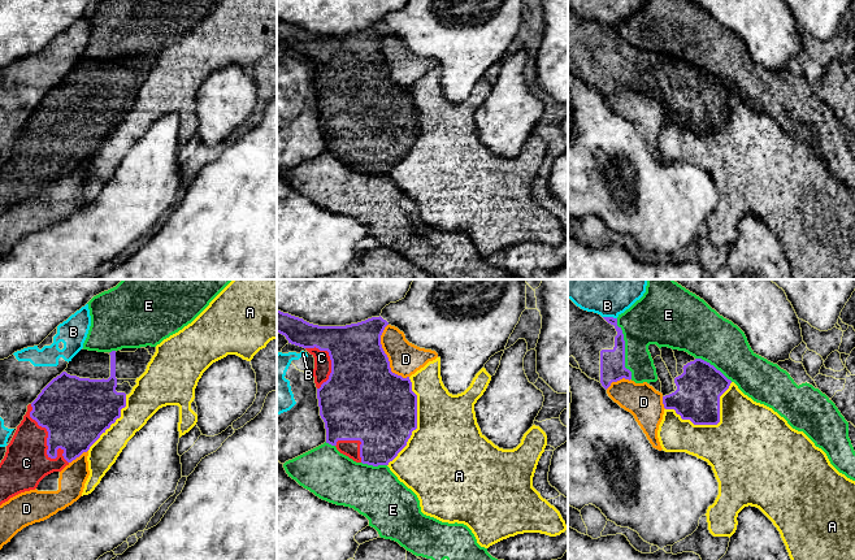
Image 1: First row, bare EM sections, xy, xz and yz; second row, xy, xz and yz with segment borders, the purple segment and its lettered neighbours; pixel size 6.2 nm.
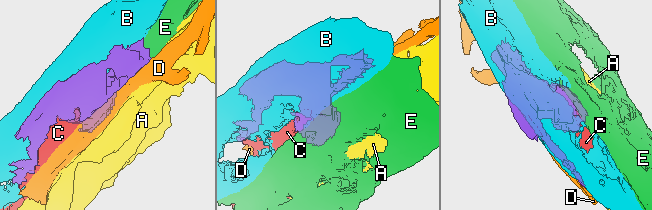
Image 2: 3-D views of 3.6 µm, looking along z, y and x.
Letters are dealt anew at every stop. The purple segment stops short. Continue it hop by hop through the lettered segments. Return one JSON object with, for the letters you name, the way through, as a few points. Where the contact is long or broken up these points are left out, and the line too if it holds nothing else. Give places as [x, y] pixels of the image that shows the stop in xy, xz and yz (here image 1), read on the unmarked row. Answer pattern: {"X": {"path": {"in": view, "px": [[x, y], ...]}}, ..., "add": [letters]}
{"add": ["C"]}

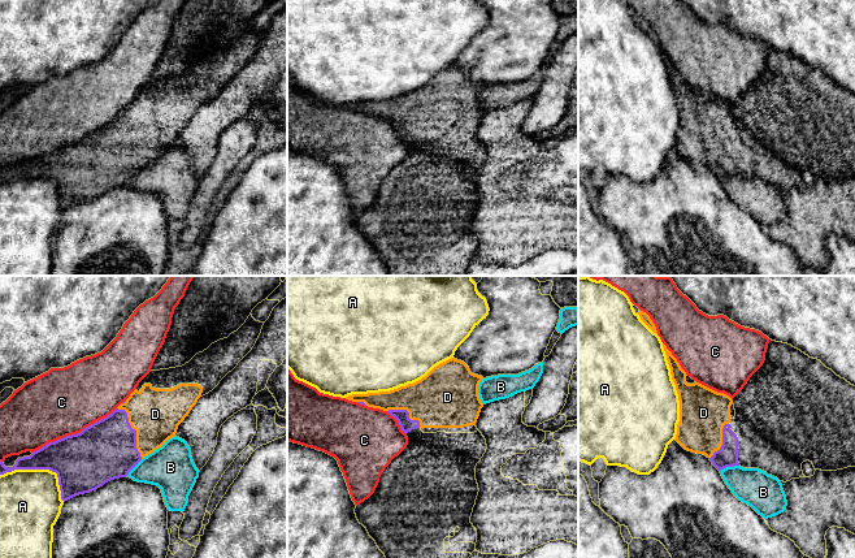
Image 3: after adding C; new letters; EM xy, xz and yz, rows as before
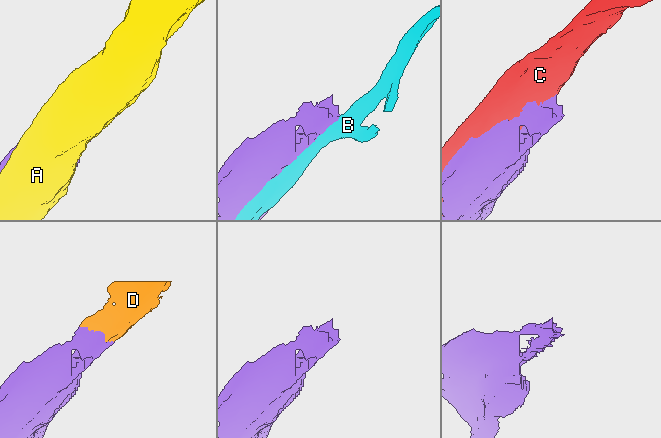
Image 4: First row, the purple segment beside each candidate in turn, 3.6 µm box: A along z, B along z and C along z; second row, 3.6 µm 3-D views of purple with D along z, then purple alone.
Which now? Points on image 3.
{"add": ["D"]}

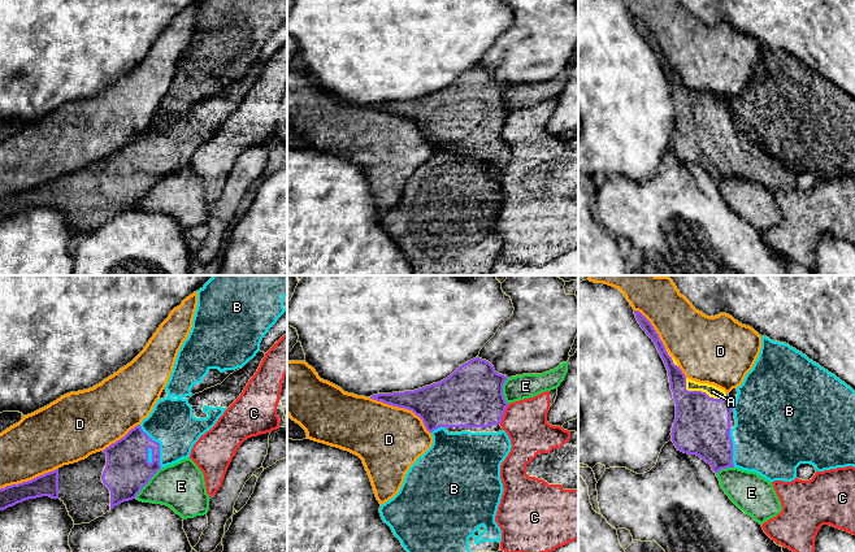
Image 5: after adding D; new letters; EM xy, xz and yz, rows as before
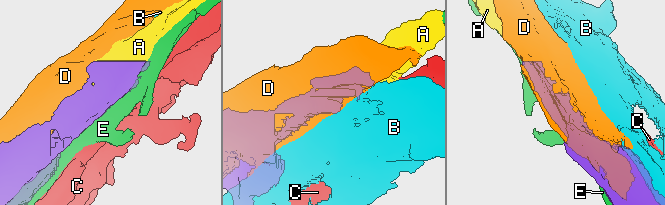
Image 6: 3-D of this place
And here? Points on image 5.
{"add": ["A"]}

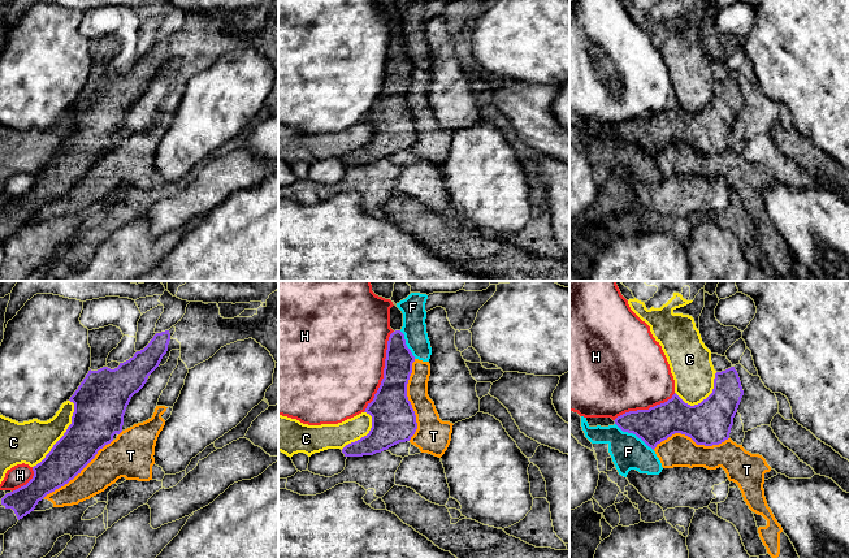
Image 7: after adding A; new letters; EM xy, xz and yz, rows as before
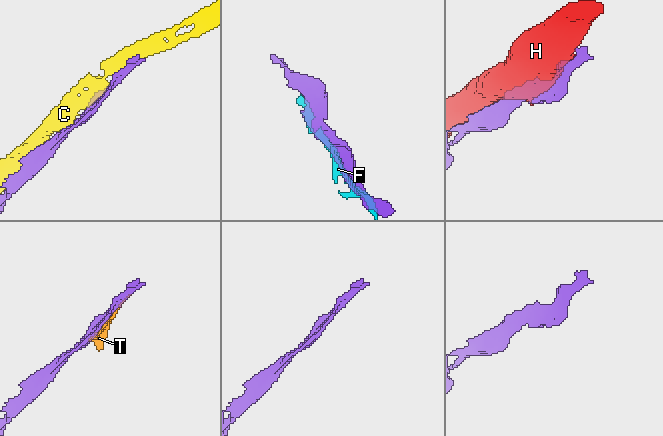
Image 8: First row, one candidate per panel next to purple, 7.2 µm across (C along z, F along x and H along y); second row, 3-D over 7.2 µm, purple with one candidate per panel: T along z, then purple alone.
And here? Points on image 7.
{"add": []}

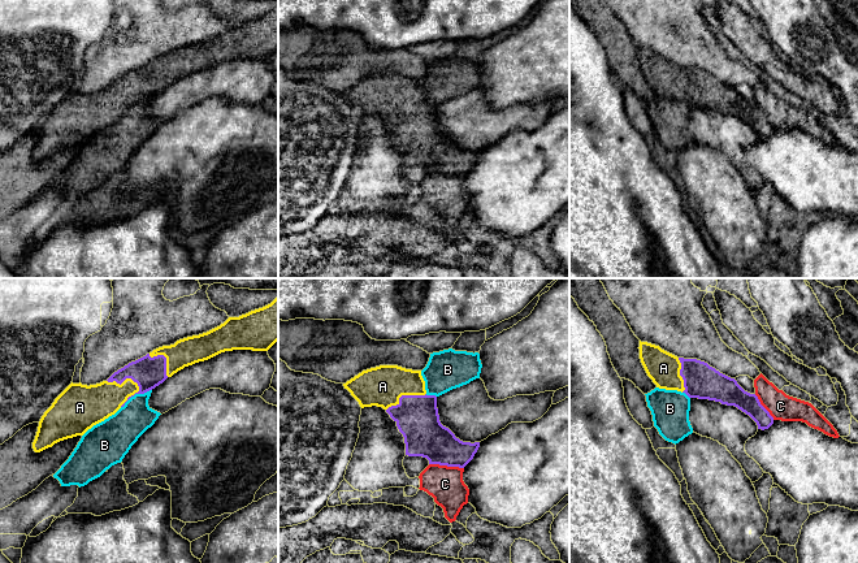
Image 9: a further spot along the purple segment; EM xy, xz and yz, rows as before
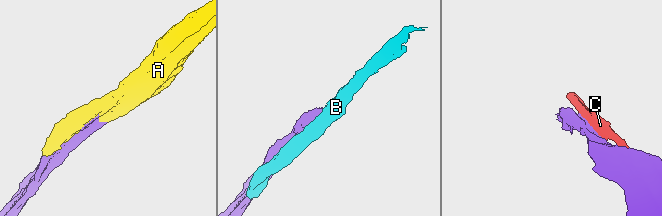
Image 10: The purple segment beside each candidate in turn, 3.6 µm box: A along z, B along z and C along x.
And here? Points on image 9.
{"add": ["A"]}

